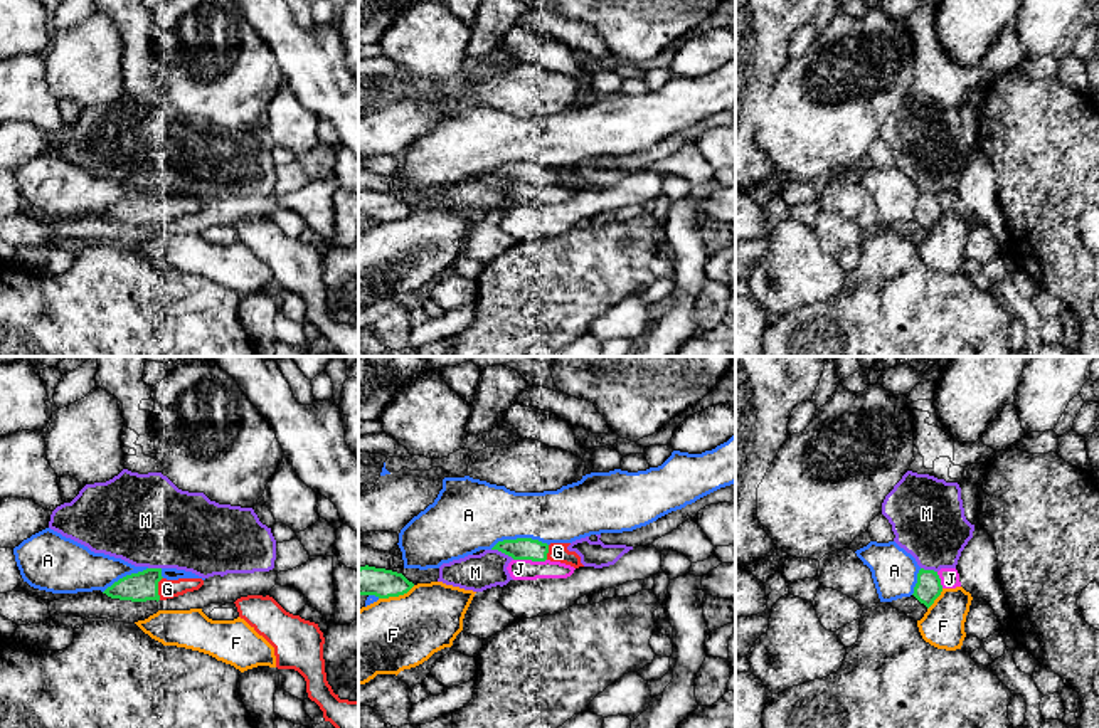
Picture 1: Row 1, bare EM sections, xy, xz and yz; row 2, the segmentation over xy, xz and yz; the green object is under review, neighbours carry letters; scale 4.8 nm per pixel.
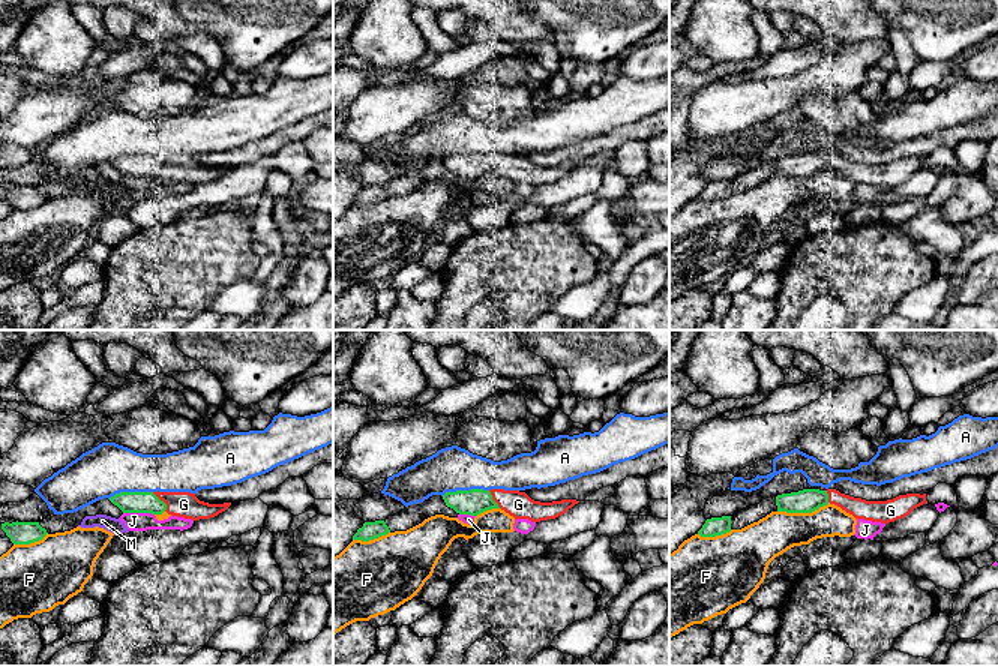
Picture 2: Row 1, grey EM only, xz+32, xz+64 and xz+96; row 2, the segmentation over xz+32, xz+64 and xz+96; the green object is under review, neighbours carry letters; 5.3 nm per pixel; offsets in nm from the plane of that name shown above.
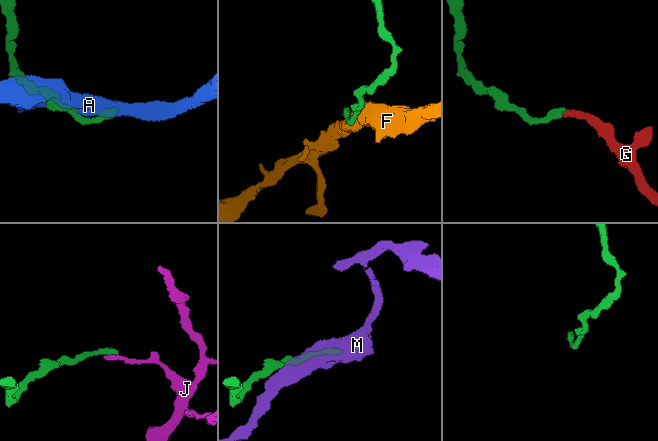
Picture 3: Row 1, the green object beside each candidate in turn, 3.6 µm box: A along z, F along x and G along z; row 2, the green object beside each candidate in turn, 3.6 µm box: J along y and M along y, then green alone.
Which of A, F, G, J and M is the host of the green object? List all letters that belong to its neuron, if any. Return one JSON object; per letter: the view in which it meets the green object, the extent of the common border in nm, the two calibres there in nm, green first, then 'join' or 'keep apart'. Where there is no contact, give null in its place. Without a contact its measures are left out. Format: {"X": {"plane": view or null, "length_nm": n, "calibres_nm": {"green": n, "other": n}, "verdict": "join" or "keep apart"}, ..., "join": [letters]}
{"A": {"plane": "xz", "length_nm": 280, "calibres_nm": {"green": 110, "other": 340}, "verdict": "keep apart"}, "F": {"plane": "xz", "length_nm": 190, "calibres_nm": {"green": 140, "other": 360}, "verdict": "keep apart"}, "G": {"plane": "xy", "length_nm": 110, "calibres_nm": {"green": 140, "other": 100}, "verdict": "join"}, "J": {"plane": "xz", "length_nm": 160, "calibres_nm": {"green": 110, "other": 100}, "verdict": "keep apart"}, "M": {"plane": "xz", "length_nm": 120, "calibres_nm": {"green": 110, "other": 180}, "verdict": "keep apart"}, "join": ["G"]}

